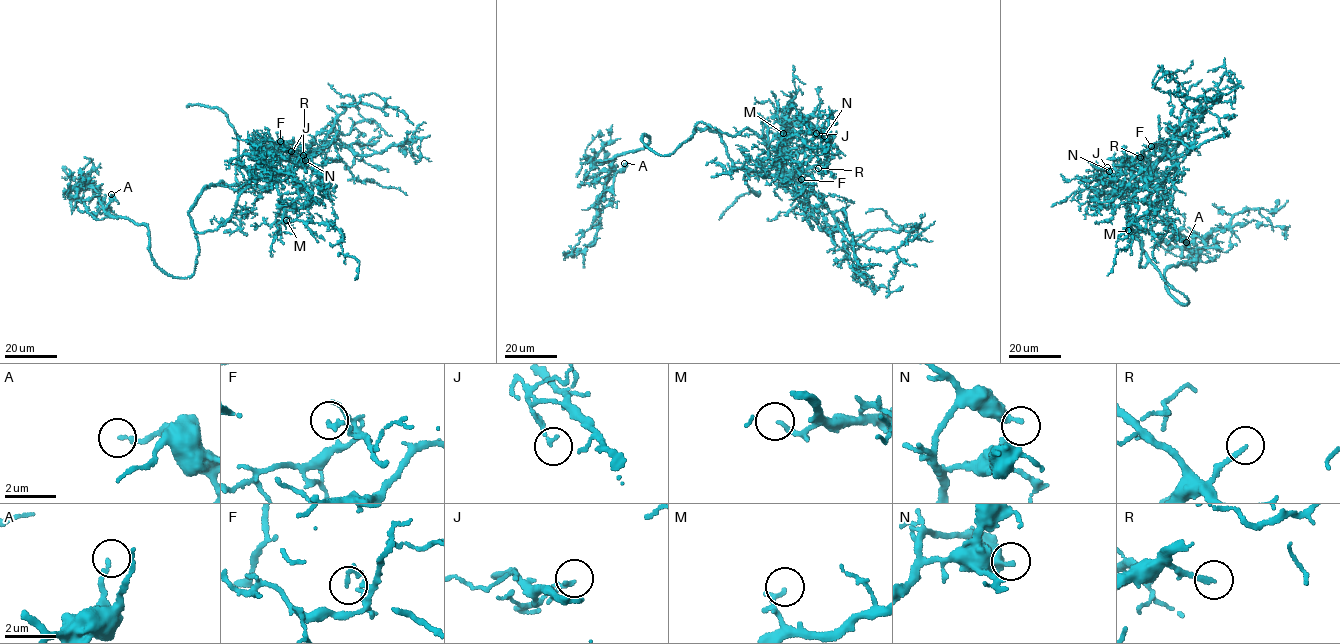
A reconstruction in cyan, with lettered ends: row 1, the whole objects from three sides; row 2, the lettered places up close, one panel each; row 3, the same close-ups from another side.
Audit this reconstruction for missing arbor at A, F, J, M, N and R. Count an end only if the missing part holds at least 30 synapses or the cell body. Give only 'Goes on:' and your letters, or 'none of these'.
Goes on: R

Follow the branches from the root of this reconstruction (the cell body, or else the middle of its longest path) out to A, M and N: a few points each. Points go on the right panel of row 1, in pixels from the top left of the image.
A: (1140, 266), (1150, 261), (1186, 297), (1186, 305), (1169, 293), (1165, 270), (1195, 257), (1196, 246), (1186, 242)
M: (1140, 266), (1142, 239), (1129, 227), (1127, 216), (1138, 187), (1155, 176), (1158, 182), (1146, 226), (1128, 230)
N: (1140, 266), (1142, 239), (1127, 224), (1131, 202), (1137, 186), (1139, 188), (1132, 190), (1110, 177), (1109, 171)

